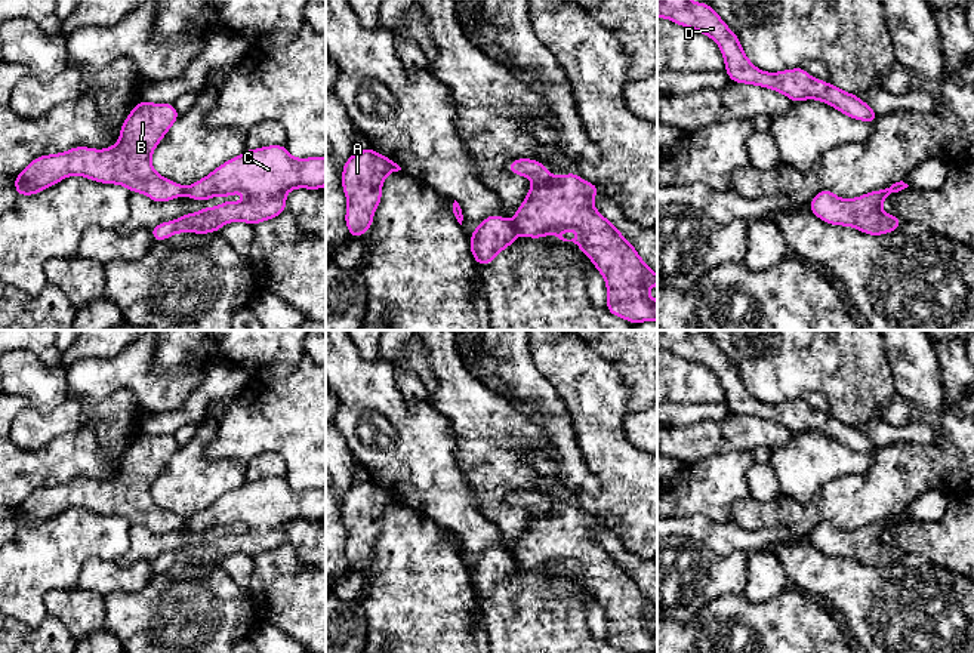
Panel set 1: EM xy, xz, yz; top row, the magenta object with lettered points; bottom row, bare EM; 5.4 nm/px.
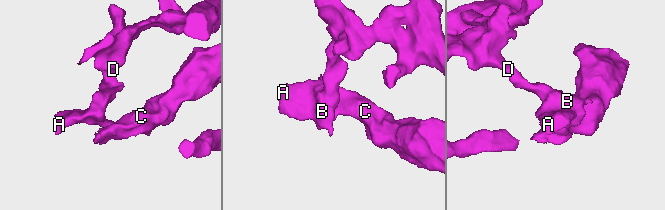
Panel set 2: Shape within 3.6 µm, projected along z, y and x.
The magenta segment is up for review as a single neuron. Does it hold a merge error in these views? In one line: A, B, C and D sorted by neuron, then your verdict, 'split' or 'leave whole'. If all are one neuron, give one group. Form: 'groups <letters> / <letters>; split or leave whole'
groups A B D / C; split

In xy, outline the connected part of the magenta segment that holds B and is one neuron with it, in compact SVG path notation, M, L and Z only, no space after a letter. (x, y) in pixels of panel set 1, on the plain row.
M141 432L123 453L117 475L107 481L75 478L61 486L40 487L13 509L15 523L18 527L33 527L80 506L144 524L155 535L182 529L187 518L160 508L151 496L151 486L178 449L173 435Z

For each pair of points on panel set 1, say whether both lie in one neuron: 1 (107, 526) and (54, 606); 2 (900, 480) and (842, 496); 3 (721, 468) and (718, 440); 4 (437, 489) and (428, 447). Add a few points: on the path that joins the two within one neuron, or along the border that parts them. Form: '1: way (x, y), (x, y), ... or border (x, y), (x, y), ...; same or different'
1: border (77, 587), (49, 590), (45, 594), (46, 613); different
2: way (885, 489), (872, 496), (857, 496); same
3: border (752, 449), (709, 453), (687, 464); different
4: way (428, 479), (428, 458); same

